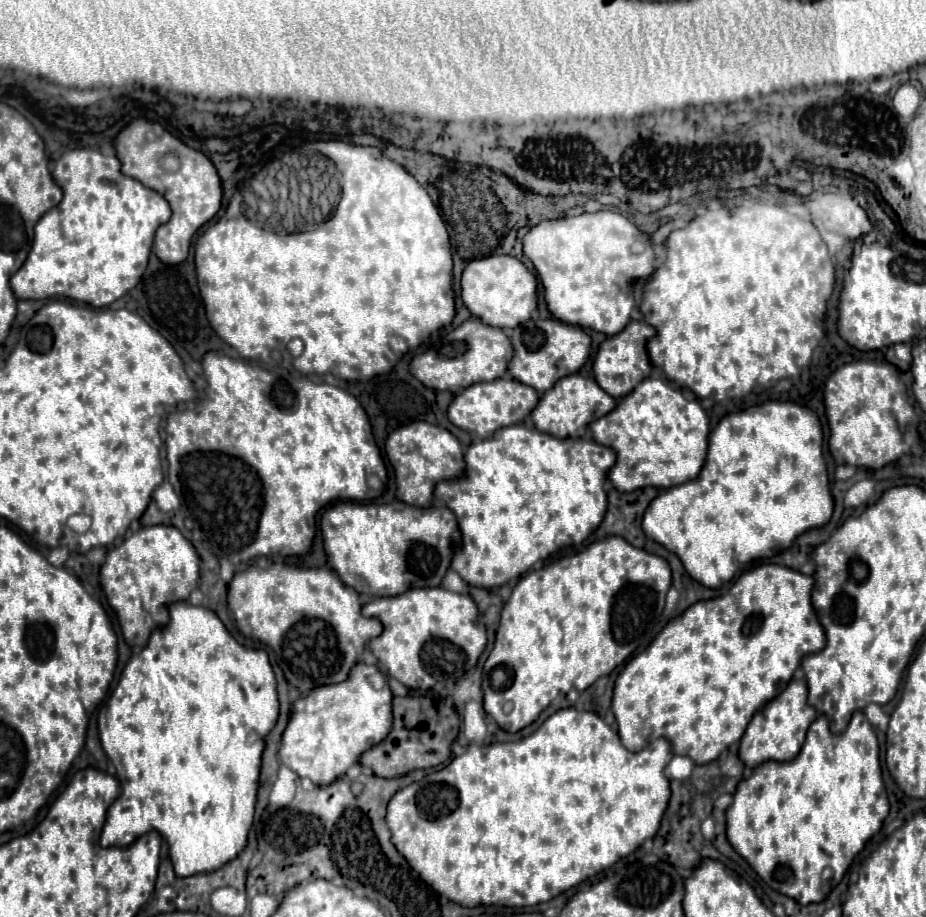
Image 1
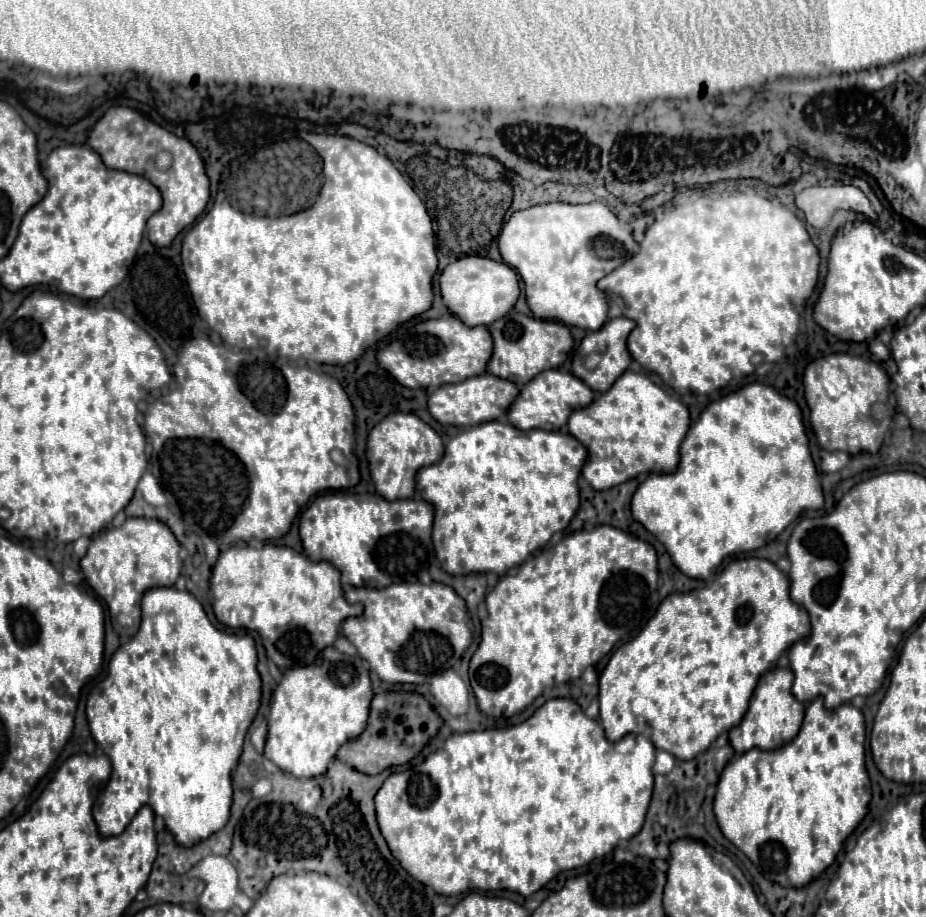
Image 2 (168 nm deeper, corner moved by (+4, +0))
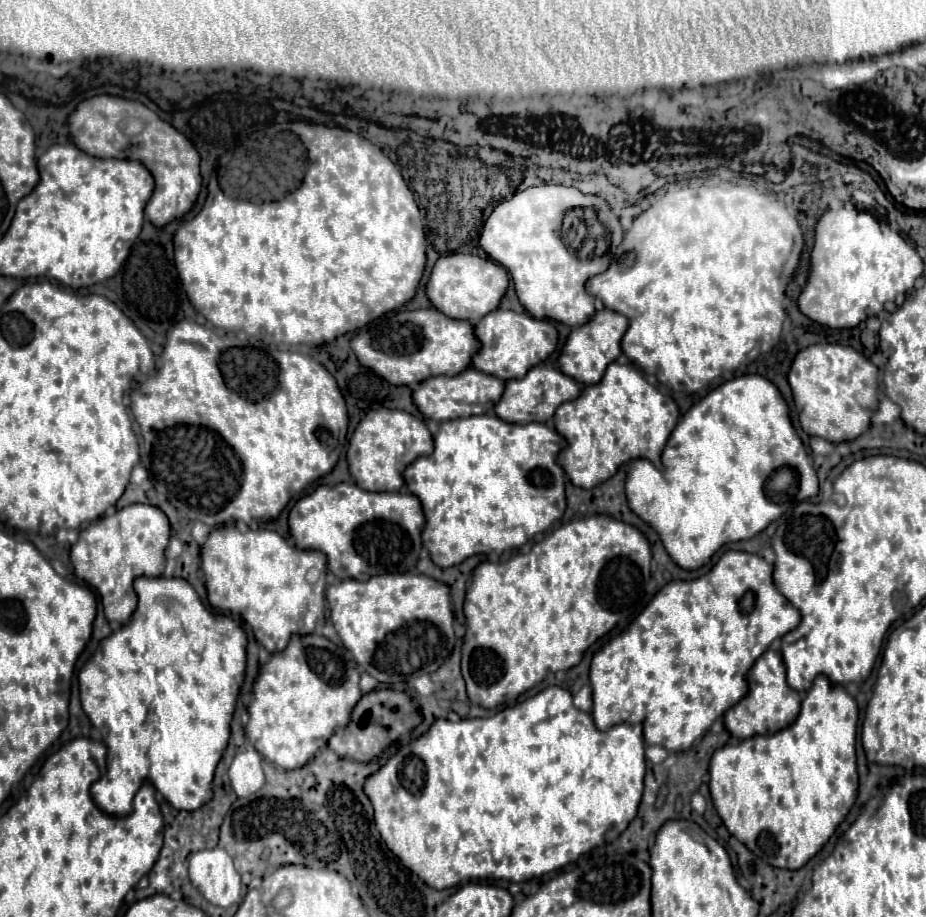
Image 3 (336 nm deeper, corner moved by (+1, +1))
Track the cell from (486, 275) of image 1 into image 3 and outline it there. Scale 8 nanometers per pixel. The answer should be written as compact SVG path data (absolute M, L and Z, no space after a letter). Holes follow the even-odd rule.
M451 253L435 261L429 281L425 285L425 295L429 297L433 307L443 315L451 319L465 319L469 323L477 323L483 315L487 315L487 311L493 311L499 305L501 297L507 291L507 285L507 271L491 259L481 259L477 255L465 253Z

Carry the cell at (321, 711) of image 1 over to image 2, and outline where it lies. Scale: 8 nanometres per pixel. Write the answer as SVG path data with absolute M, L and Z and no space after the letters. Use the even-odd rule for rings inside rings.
M326 648L322 660L320 666L284 672L272 696L264 756L296 778L324 776L340 746L364 732L374 698L370 670L360 656L346 656L336 648Z

